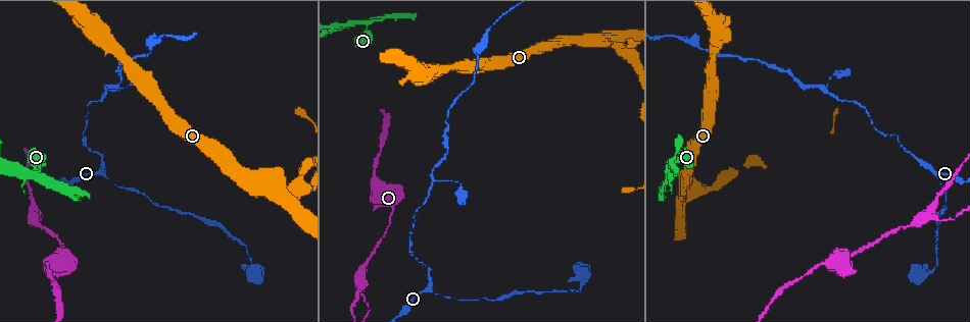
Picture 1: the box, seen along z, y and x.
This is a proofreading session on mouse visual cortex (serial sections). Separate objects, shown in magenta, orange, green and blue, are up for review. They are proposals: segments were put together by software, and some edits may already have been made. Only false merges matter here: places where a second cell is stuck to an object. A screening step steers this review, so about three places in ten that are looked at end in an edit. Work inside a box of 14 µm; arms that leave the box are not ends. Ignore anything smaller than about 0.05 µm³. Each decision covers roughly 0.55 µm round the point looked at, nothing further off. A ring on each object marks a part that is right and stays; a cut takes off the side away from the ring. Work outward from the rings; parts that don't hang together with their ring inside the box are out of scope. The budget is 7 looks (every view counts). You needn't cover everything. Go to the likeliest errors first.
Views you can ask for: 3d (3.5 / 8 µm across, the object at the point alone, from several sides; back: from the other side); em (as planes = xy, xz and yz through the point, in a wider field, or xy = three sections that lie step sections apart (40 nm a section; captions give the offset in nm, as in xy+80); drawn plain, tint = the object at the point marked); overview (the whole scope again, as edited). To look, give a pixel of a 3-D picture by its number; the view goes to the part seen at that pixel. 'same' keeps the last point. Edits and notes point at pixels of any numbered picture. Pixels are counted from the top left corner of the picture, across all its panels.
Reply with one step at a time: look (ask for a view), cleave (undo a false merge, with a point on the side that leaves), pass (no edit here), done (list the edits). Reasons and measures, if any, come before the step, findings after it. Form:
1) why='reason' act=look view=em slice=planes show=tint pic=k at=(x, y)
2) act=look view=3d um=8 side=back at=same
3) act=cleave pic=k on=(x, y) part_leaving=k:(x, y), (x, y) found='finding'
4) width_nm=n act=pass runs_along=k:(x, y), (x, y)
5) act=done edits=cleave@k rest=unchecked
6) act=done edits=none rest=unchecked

why='arms part here' act=look view=em slice=xy step=3 show=tint pic=1 at=(432, 179)

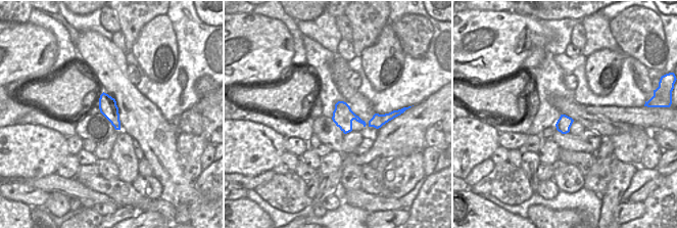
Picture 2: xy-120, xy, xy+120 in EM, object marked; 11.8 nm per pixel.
why='see where the arms go' act=look view=3d um=3.5 at=same

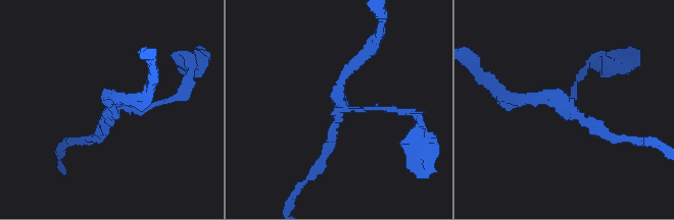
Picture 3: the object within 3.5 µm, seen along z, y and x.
arm_widths_nm=100,150,150 act=pass runs_along=3:(323, 159), (341, 80), (367, 54) found='one cell here'

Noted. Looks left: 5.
why='three arms meet' act=look view=3d um=3.5 side=back pic=1 at=(41, 174)

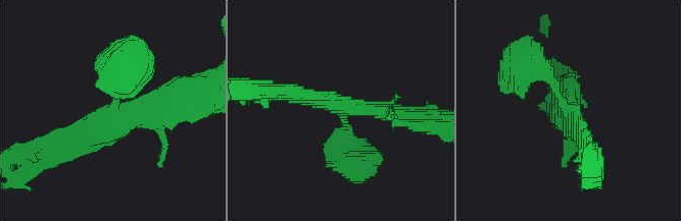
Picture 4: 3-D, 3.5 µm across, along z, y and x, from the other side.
act=look view=em slice=xy step=3 show=tint pic=4 at=(569, 112)

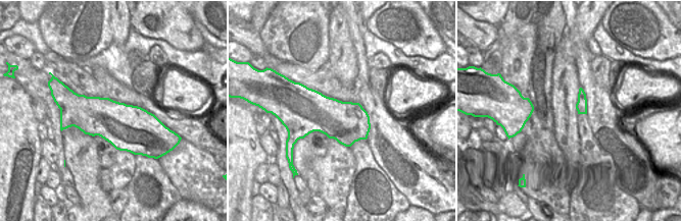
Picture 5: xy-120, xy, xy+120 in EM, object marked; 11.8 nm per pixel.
width_nm=500 act=pass runs_along=4:(349, 154), (343, 112), (405, 115) found='continuous, no second cell'

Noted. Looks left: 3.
why='sharp bend' act=look view=3d um=3.5 side=back pic=1 at=(283, 194)

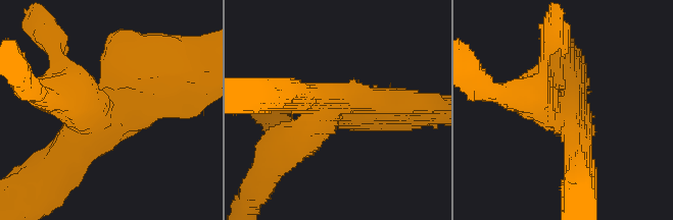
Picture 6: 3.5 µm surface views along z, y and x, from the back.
act=look view=em slice=xy step=3 show=tint pic=6 at=(108, 110)

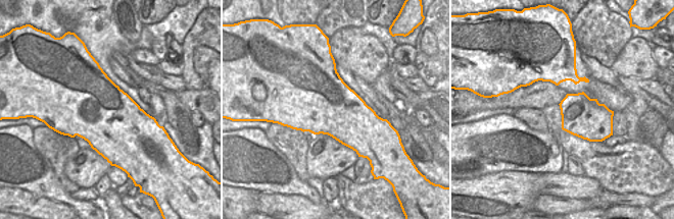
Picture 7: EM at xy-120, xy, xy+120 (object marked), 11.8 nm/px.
act=cleave pic=6 on=(77, 68) part_leaving=6:(98, 110), (61, 95), (33, 92) found='two cells meet here'

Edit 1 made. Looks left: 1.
act=done edits=cleave@6 rest=unchecked

